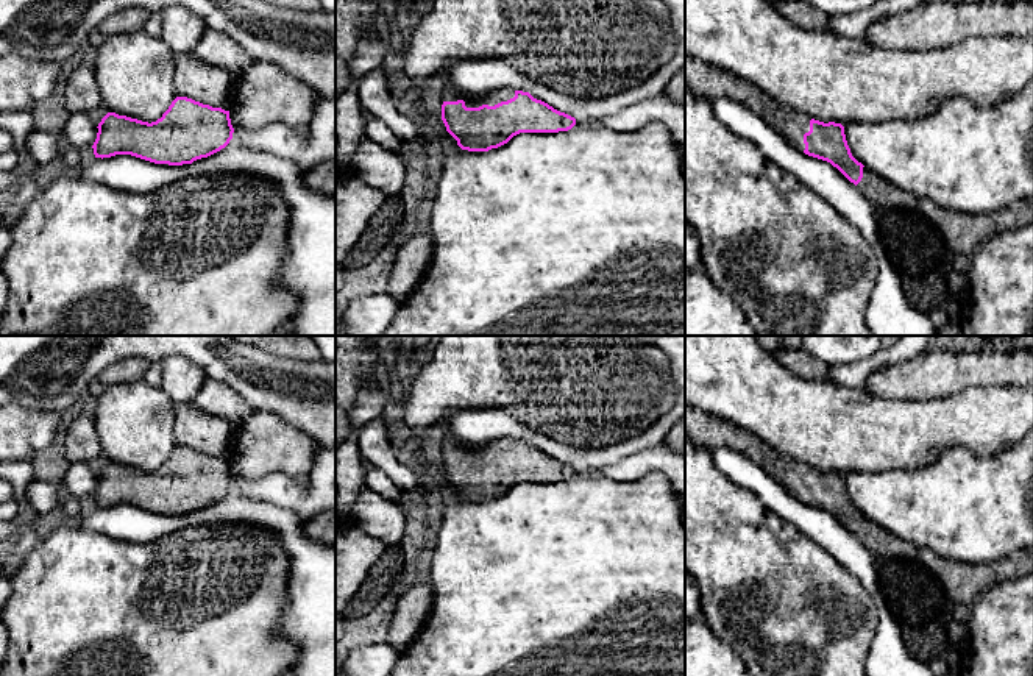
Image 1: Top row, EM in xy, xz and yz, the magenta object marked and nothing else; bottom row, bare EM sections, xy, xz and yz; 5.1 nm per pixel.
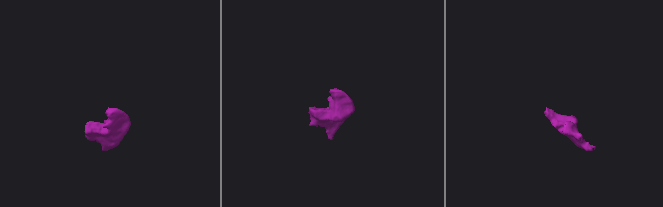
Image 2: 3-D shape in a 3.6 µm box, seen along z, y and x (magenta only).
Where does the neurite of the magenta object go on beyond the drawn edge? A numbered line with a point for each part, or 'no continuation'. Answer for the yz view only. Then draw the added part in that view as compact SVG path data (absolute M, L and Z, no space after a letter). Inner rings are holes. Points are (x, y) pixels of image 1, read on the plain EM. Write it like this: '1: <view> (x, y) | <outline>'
1: yz (704, 430) | M685 404L685 436L691 443L705 447L710 451L729 447L741 453L782 484L791 496L804 503L804 484L810 481L811 468L780 454L755 434L729 420Z
2: yz (963, 583) | M863 517L863 528L857 537L877 559L905 559L922 564L942 582L955 603L967 606L986 589L1033 573L1033 548L1014 551L1000 560L969 565L944 559L928 548L897 539L866 517Z

